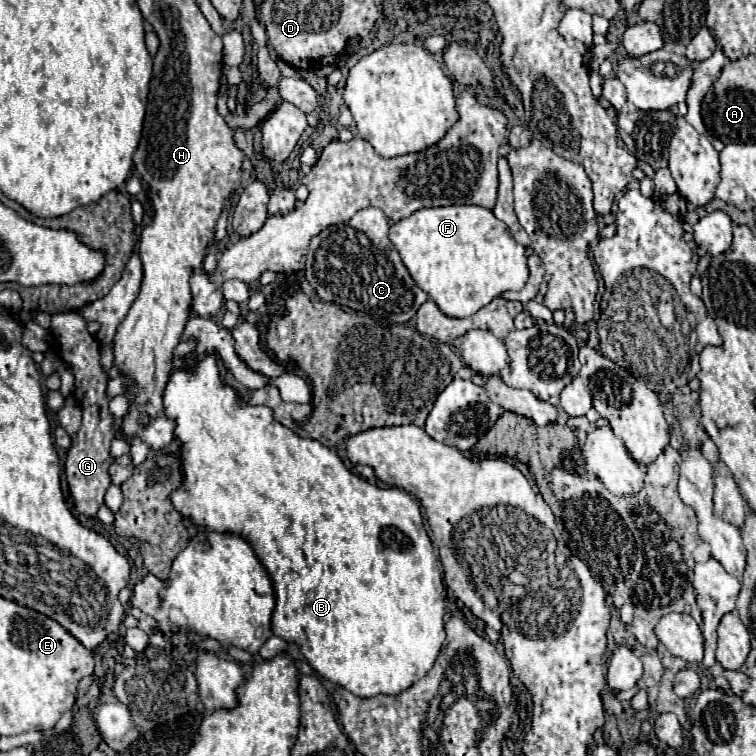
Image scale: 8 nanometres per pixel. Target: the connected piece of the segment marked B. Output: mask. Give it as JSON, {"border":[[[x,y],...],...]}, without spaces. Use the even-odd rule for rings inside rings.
{"border":[[[213,354],[201,358],[193,366],[193,370],[177,370],[165,388],[163,404],[169,418],[177,420],[175,436],[183,442],[181,448],[181,460],[185,468],[185,480],[177,492],[173,492],[171,502],[173,506],[187,518],[191,518],[195,524],[207,526],[215,532],[233,532],[243,536],[249,546],[255,550],[259,562],[269,572],[269,578],[273,582],[275,590],[275,610],[271,618],[273,634],[281,636],[287,642],[293,642],[301,648],[303,656],[311,664],[311,668],[323,676],[325,680],[353,692],[359,698],[373,698],[377,694],[397,696],[409,686],[413,686],[417,680],[421,680],[433,666],[433,662],[439,656],[439,650],[445,640],[443,630],[443,616],[445,616],[445,584],[439,570],[439,560],[435,556],[433,544],[427,536],[427,530],[423,528],[423,516],[419,512],[417,500],[399,488],[379,488],[369,484],[357,474],[351,474],[341,458],[331,452],[327,446],[323,446],[317,440],[301,440],[297,434],[293,434],[289,428],[281,426],[273,420],[273,412],[265,406],[247,406],[241,404],[237,398],[237,392],[233,388],[227,388],[223,380],[219,378],[217,360]]]}

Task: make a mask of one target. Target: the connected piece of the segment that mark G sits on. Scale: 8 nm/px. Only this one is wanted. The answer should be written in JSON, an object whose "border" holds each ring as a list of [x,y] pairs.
{"border":[[[65,312],[65,314],[53,314],[51,322],[51,336],[55,336],[55,346],[61,358],[71,366],[75,374],[75,400],[79,400],[83,408],[83,424],[75,438],[75,442],[69,448],[67,462],[65,462],[65,476],[69,484],[69,492],[73,496],[73,502],[77,510],[81,512],[81,504],[89,504],[95,512],[103,504],[103,496],[107,488],[111,486],[109,466],[115,460],[109,452],[111,440],[113,440],[113,416],[109,412],[109,396],[107,396],[107,372],[103,370],[99,362],[99,344],[97,340],[87,332],[87,322],[77,312]]]}

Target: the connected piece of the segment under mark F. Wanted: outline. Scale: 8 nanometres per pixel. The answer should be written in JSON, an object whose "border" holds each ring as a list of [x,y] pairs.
{"border":[[[445,206],[445,208],[423,208],[405,220],[399,220],[389,230],[389,240],[401,254],[415,284],[425,290],[433,302],[451,318],[465,318],[487,306],[493,298],[507,290],[521,290],[529,278],[525,248],[517,244],[495,214],[483,206]]]}

